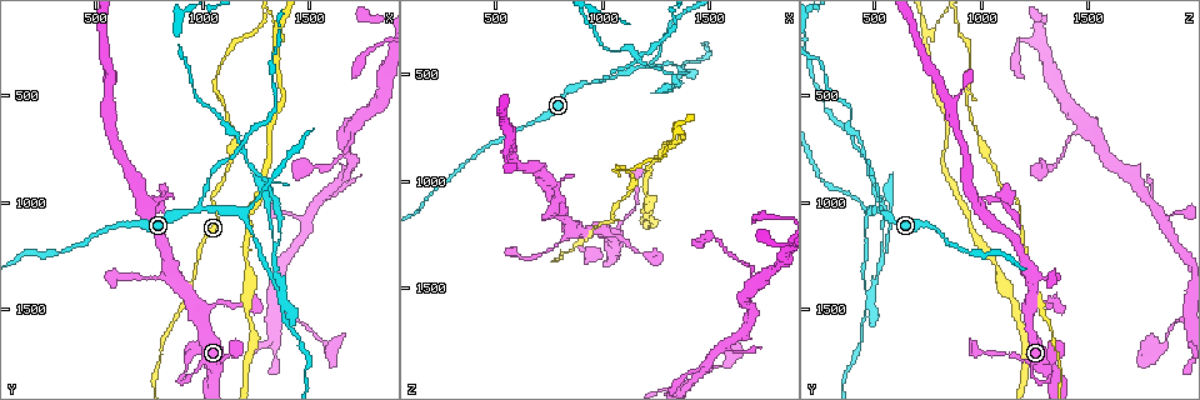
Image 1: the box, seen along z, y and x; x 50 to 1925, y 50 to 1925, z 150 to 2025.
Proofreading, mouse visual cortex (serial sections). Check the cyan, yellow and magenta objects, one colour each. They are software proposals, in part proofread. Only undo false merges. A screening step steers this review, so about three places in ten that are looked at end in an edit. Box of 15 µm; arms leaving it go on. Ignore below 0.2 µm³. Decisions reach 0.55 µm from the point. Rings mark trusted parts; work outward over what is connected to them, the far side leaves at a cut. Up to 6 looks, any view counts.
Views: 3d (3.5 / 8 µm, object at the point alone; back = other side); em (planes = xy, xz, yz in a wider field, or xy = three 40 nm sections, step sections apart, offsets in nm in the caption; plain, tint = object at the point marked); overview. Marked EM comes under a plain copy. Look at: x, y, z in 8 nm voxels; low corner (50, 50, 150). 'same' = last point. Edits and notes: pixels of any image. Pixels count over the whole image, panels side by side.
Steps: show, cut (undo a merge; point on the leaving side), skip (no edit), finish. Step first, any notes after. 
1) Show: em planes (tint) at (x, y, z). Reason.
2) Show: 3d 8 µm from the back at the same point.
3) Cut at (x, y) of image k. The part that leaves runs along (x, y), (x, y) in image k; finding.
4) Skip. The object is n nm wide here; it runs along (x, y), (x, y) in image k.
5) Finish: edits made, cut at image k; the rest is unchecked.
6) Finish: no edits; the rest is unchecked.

Show: 3d 3.5 µm at (1360, 220, 760). Thick turns thin.

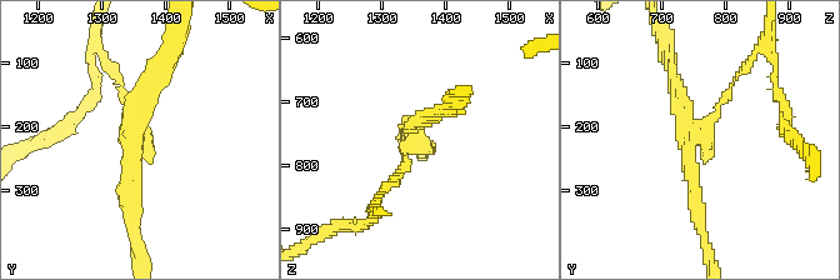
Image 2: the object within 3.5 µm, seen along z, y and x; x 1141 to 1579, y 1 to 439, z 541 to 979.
Show: em xy step 1 (tint) at (1355, 210, 755). 3 arms meet here; the arms are 100, 200, 200 nm wide.

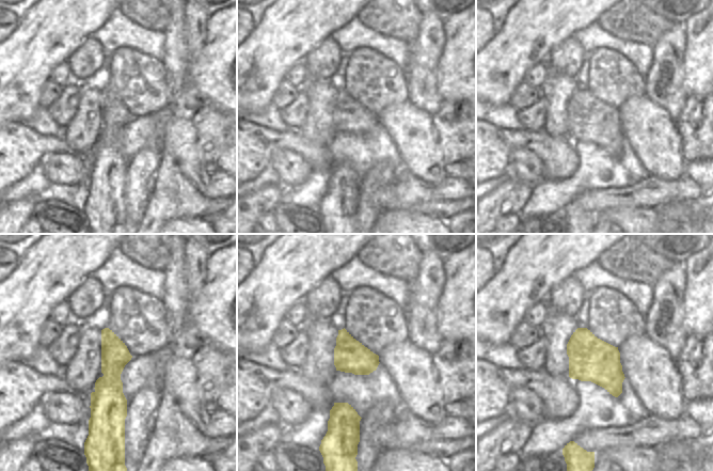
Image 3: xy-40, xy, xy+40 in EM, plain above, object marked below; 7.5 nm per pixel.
Show: em planes (tint) at the same point.

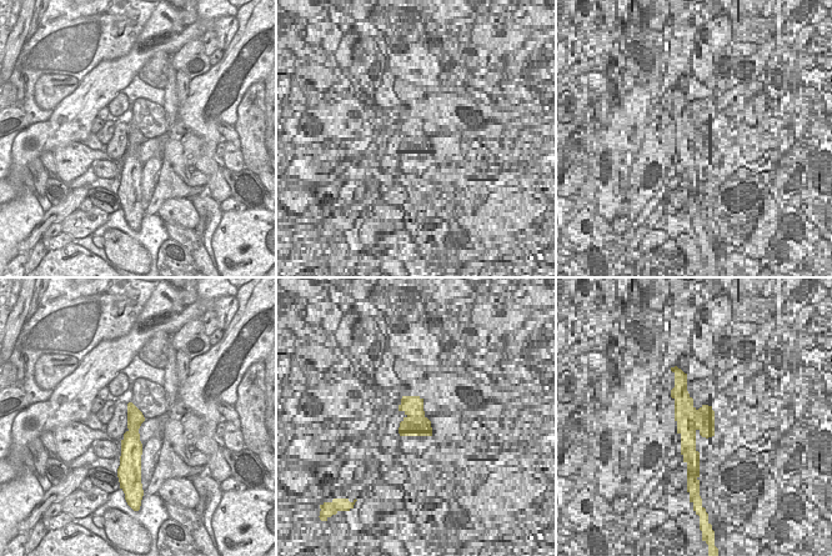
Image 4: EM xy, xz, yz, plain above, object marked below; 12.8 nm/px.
Cut at (143, 89) of image 2. The object is 220 nm wide here; the part that leaves runs along (136, 136), (129, 213), (140, 255) in image 2; a second cell is stuck on.

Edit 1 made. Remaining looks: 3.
Show: 3d 3.5 µm at (970, 1040, 540). Sudden change in width.

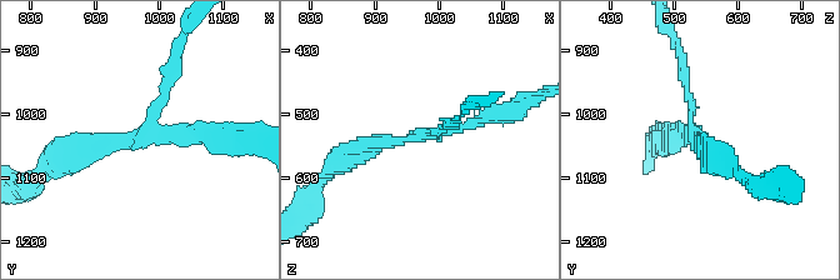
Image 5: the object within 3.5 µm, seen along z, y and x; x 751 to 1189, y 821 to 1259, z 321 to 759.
Show: em xy step 1 (tint) at (975, 1030, 535). 3 arms meet here; the arms are 150, 150, 300 nm wide.

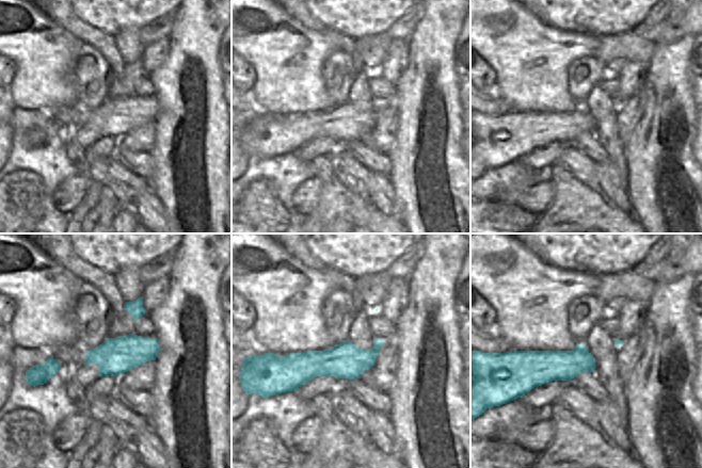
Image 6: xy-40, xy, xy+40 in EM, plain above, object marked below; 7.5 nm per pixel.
Cut at (168, 80) of image 5. The part that leaves runs along (151, 119), (183, 34) in image 5; a second cell is stuck on.

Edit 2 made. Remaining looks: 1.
Finish: edits made, cut at image 2, cut at image 5; the rest is unchecked.

